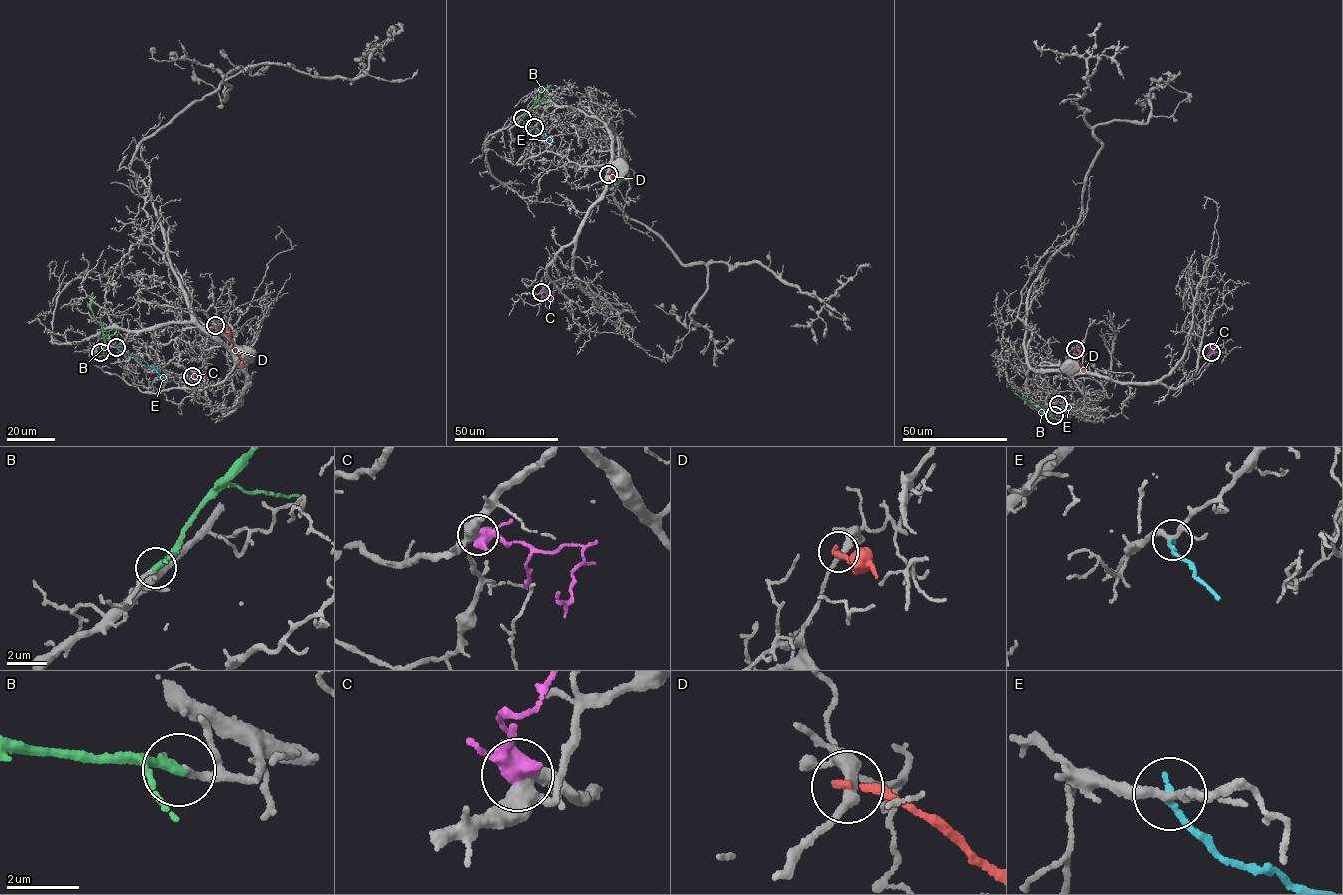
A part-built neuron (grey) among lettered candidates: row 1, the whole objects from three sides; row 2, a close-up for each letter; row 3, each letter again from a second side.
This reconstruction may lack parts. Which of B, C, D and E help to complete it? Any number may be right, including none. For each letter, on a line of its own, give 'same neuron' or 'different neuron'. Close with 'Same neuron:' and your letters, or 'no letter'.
B: different neuron
C: different neuron
D: different neuron
E: different neuron
Same neuron: no letter

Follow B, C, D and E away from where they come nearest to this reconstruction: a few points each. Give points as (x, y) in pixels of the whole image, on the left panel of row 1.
B: (101, 352), (104, 341), (91, 308), (93, 292)
C: (192, 376), (206, 374), (203, 372)
D: (215, 325), (230, 335), (235, 351), (246, 367)
E: (116, 347), (139, 357), (166, 377)

